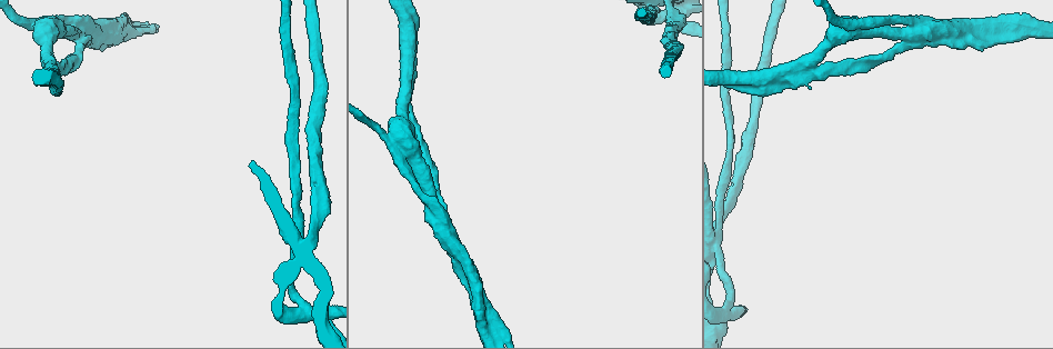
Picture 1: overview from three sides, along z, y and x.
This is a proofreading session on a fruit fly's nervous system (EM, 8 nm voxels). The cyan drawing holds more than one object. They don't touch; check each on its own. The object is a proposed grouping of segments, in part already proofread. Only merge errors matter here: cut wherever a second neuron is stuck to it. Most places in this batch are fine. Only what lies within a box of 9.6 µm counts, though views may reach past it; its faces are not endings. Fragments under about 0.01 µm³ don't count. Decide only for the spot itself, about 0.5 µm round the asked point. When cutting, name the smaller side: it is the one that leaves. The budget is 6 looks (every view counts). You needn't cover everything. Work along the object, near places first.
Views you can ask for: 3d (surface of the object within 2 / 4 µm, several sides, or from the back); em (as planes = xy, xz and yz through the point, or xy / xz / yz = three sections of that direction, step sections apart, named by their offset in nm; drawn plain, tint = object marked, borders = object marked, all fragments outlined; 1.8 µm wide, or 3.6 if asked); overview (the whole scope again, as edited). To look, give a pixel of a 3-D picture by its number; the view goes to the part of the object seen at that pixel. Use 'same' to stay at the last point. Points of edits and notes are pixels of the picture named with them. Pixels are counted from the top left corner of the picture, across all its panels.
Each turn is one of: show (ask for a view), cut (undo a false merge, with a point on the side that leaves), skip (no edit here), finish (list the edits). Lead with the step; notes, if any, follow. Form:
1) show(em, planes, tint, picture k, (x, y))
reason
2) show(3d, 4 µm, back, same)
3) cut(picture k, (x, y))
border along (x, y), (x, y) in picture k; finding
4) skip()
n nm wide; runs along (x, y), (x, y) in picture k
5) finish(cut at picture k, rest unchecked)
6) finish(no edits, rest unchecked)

show(3d, 2 µm, picture 1, (482, 310))
sudden change in width

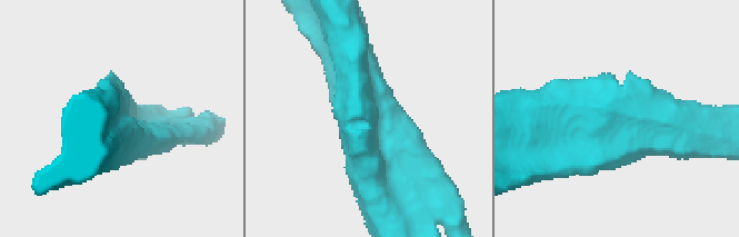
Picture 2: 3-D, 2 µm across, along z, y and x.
show(em, 3.6 µm, planes, tint, picture 2, (366, 127))
3 arms; arms of 190, 320, 340 nm

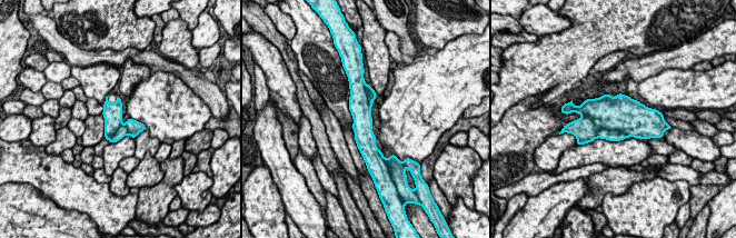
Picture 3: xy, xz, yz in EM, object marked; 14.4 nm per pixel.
cut(picture 3, (584, 129))
two neurons meet here

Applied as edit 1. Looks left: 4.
show(3d, 2 µm, picture 1, (430, 198))

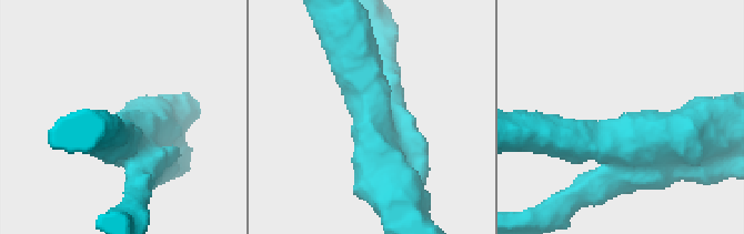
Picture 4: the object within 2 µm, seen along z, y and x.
show(em, planes, tint, picture 4, (623, 139))
3 arms; arms of 200, 320, 440 nm

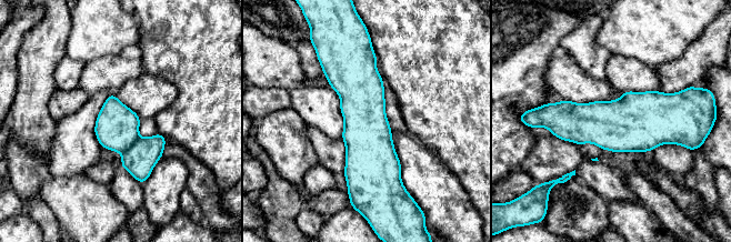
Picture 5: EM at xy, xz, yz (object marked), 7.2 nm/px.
skip()
all the same neuron

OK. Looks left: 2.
show(em, planes, tint, picture 1, (61, 70))
touches itself

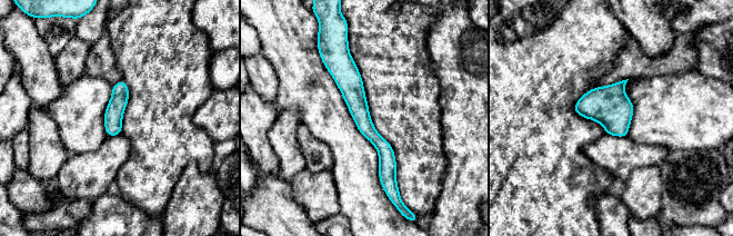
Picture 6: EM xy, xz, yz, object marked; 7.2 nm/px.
skip()
continuous, no second neuron

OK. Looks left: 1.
finish(cut at picture 3, rest unchecked)

